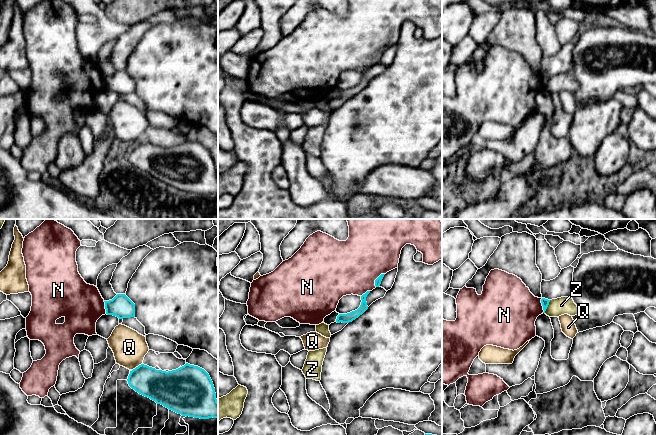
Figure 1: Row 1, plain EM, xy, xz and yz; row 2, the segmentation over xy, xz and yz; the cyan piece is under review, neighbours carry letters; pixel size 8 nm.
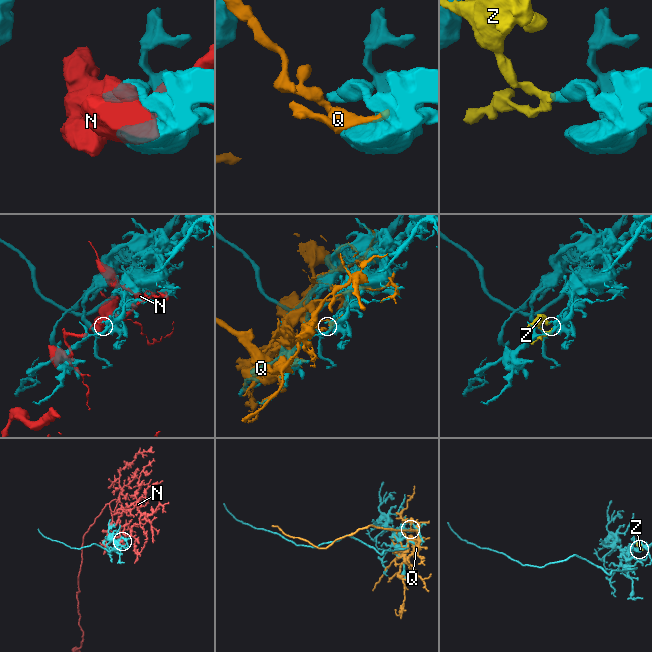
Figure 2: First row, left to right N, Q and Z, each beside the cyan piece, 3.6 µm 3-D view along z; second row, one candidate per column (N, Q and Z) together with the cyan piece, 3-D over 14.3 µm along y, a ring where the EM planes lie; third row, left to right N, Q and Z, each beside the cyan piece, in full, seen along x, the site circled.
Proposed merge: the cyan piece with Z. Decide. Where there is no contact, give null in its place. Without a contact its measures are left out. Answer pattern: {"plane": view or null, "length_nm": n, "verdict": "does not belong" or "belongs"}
{"plane": "yz", "length_nm": 120, "verdict": "does not belong"}

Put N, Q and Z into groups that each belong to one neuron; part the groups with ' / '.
N / Q / Z

